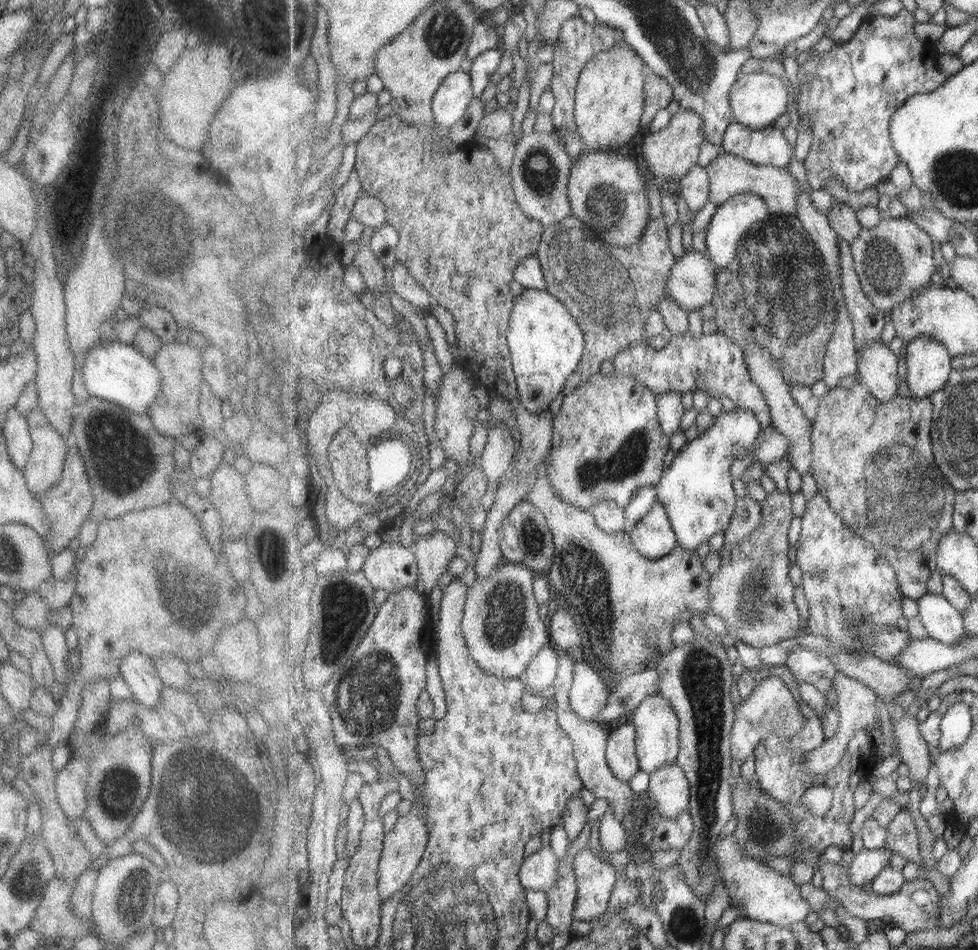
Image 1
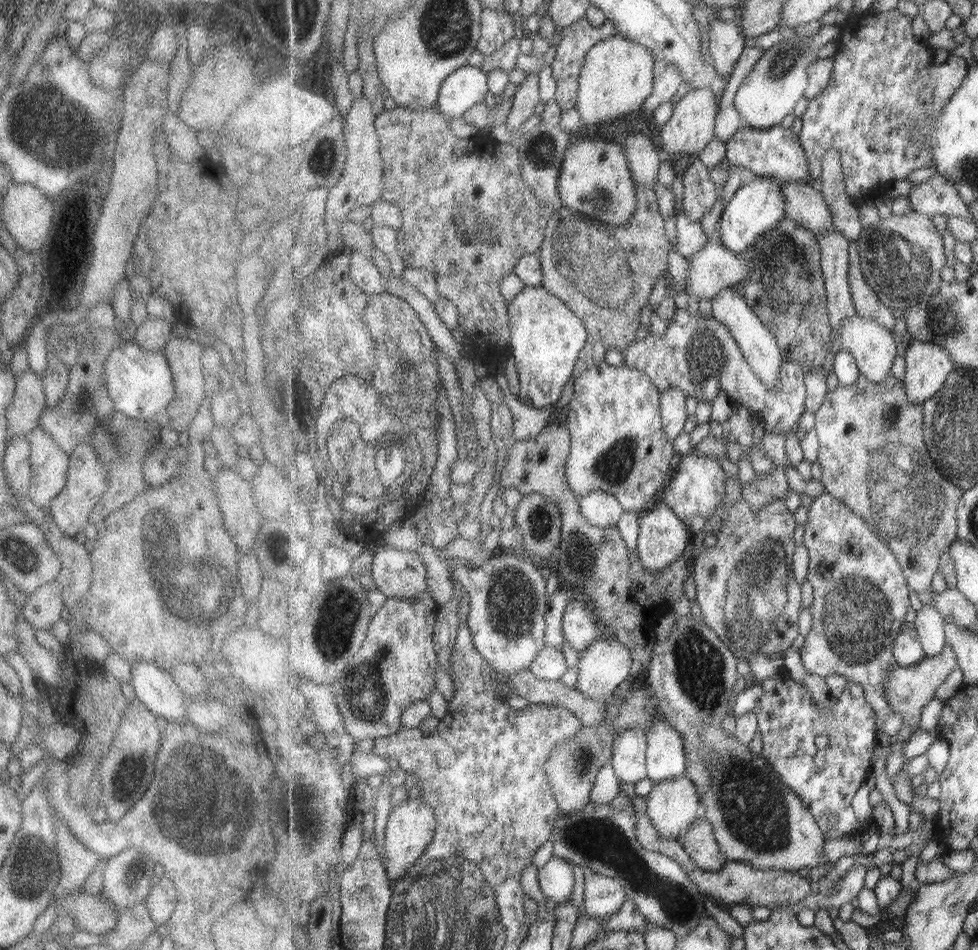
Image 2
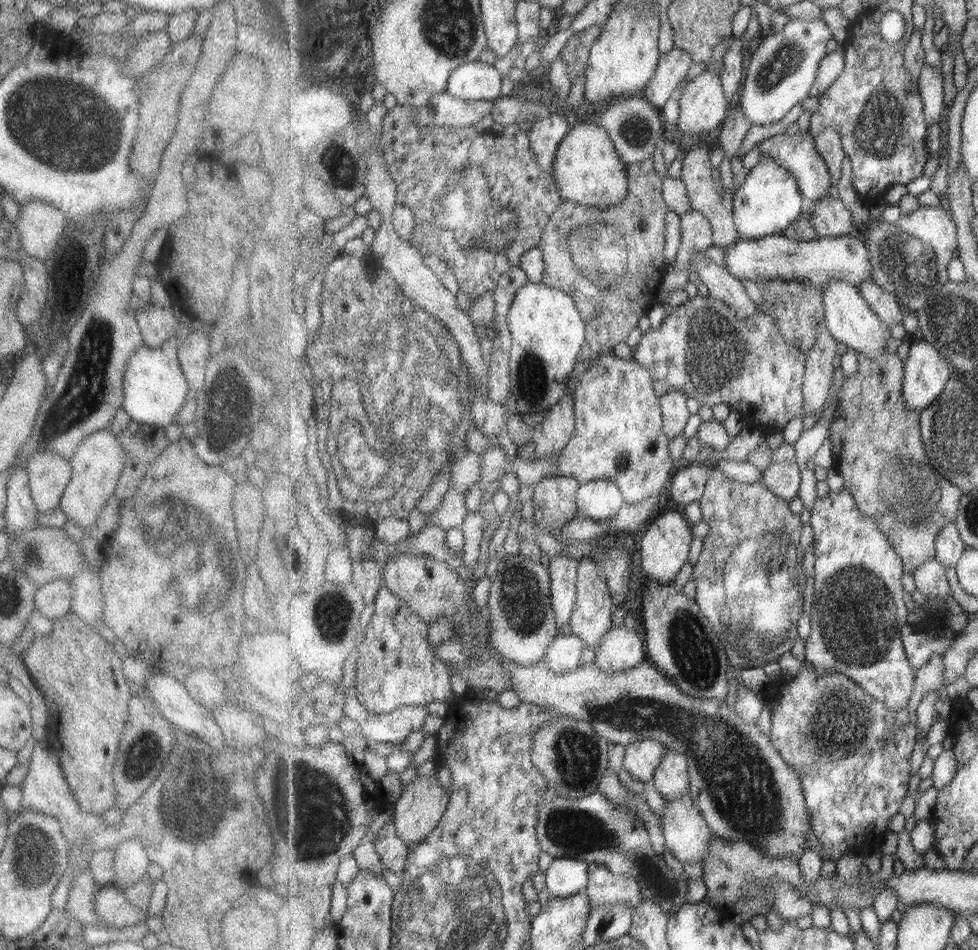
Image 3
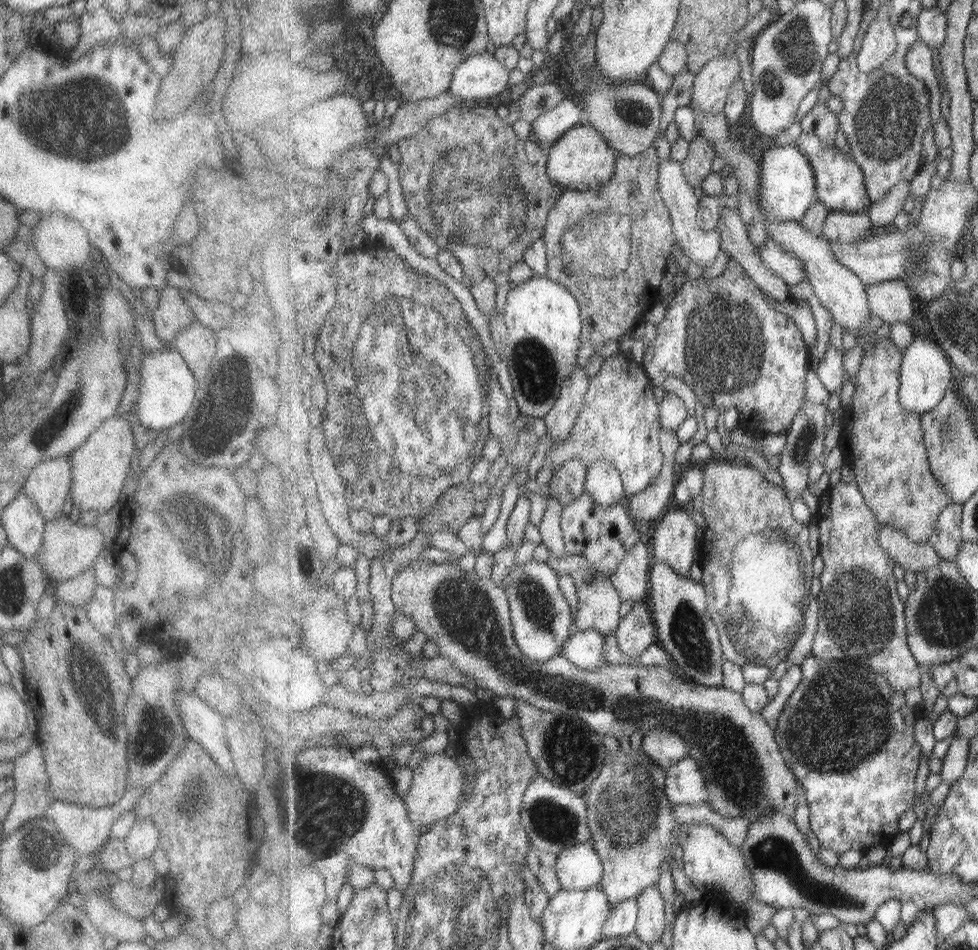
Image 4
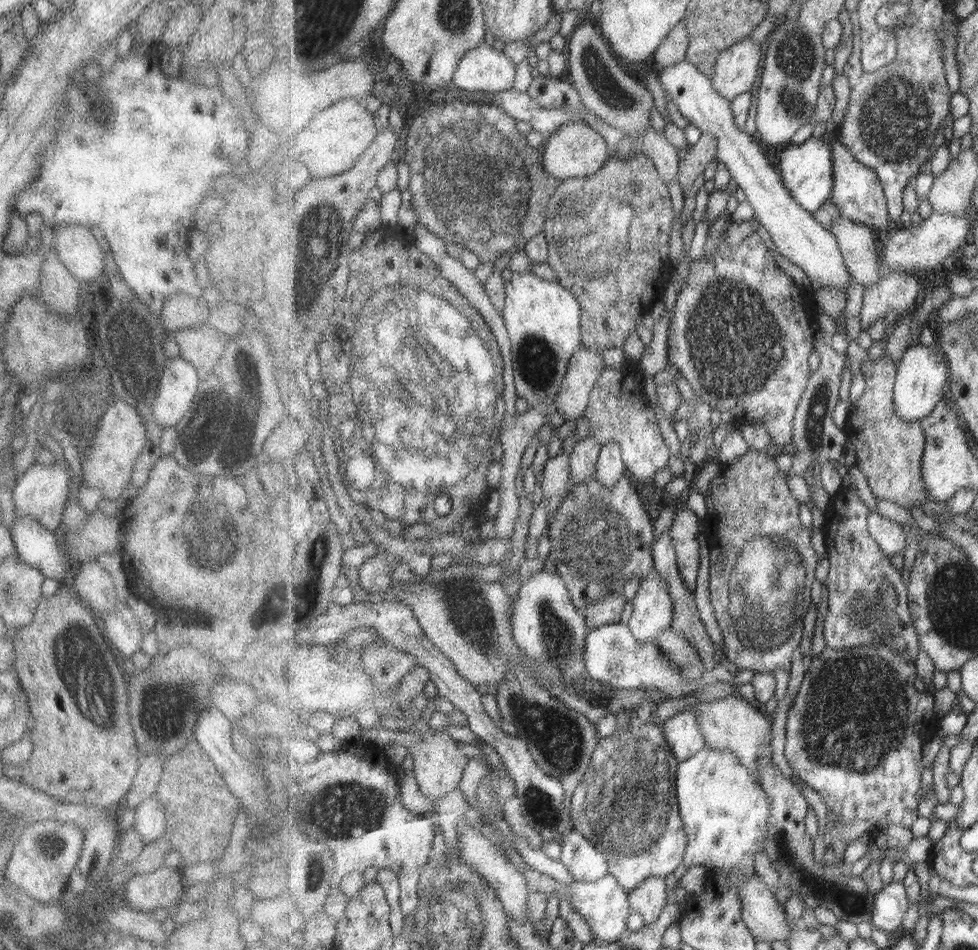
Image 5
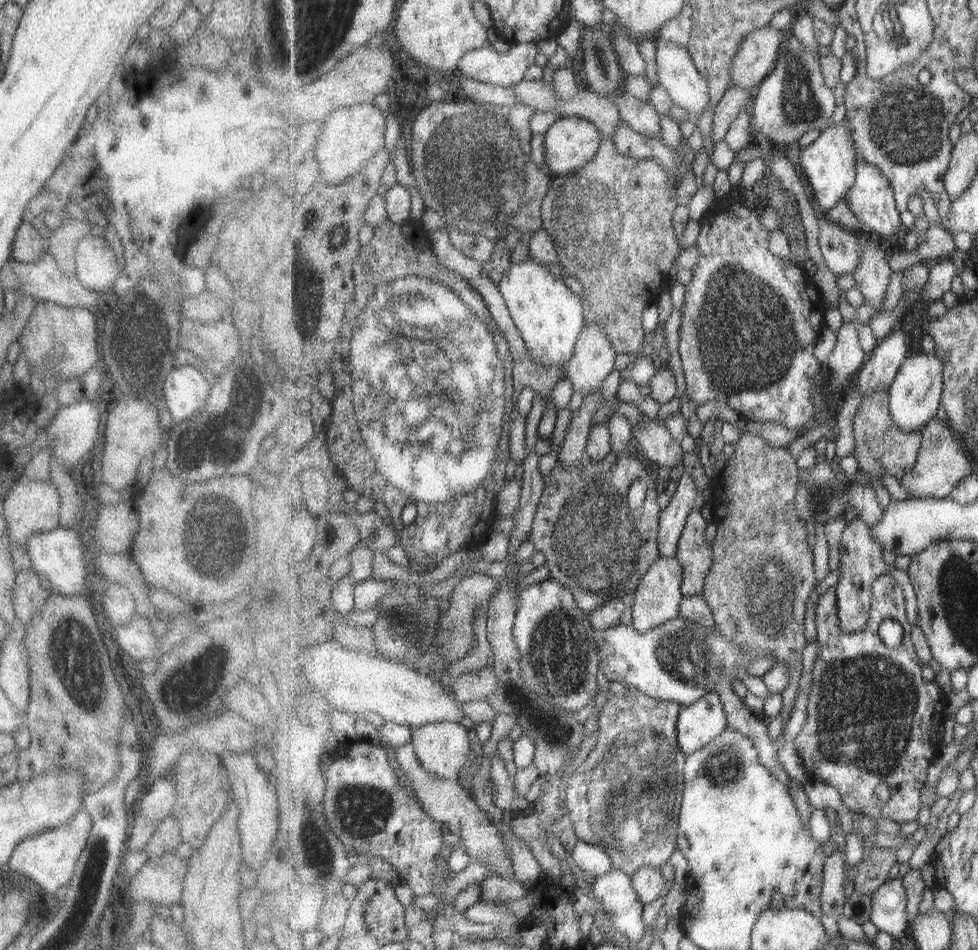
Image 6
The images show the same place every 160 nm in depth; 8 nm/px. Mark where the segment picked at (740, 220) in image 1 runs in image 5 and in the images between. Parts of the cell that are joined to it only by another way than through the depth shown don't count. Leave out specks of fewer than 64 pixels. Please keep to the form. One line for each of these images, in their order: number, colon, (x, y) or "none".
2: (758, 207)
3: (768, 201)
4: (788, 186)
5: (807, 168)

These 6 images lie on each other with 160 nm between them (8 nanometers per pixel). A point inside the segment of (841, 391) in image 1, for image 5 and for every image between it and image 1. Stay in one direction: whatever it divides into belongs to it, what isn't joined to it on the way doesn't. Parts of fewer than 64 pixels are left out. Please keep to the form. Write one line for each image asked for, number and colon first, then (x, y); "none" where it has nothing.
2: (873, 457)
3: (877, 446)
4: (884, 443)
5: (890, 449)

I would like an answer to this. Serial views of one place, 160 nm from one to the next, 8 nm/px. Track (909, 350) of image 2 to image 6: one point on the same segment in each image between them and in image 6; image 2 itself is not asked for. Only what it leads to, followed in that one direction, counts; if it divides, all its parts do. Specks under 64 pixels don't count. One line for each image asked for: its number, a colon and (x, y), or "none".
3: (927, 371)
4: (927, 373)
5: (922, 373)
6: (915, 394)

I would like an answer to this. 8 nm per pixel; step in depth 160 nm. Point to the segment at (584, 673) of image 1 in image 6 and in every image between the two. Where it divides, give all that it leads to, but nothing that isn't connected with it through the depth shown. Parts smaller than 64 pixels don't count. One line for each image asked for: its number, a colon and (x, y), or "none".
2: (604, 668)
3: (622, 648)
4: (637, 631)
5: (653, 610)
6: (659, 596)

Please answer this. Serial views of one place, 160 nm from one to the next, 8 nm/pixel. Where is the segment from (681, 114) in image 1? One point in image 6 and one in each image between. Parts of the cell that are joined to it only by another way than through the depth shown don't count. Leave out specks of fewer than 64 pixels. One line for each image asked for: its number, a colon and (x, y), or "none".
2: (693, 126)
3: (704, 105)
4: (712, 85)
5: (736, 71)
6: (755, 60)

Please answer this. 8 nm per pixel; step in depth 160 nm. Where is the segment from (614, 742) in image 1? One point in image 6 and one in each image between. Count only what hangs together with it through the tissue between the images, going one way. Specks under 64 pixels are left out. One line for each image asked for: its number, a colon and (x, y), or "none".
2: (629, 759)
3: (642, 758)
4: (665, 748)
5: (682, 731)
6: (698, 724)

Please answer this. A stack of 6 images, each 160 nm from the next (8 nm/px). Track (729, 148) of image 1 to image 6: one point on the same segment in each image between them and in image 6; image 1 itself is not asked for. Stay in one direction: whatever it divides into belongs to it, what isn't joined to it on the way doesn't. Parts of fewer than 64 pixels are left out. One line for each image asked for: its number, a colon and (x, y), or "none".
2: (777, 152)
3: (798, 153)
4: (840, 181)
5: (858, 193)
6: (872, 200)

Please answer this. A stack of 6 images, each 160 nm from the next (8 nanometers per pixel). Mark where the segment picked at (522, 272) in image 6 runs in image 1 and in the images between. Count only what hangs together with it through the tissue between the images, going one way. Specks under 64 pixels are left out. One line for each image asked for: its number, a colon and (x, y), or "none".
1: (546, 342)
2: (546, 337)
3: (548, 332)
4: (544, 321)
5: (544, 319)

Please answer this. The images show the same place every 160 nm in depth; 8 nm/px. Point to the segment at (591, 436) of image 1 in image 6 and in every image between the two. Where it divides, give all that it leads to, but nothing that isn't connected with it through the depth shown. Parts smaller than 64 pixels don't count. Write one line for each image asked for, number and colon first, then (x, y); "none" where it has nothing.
2: (620, 446)
3: (620, 435)
4: (620, 421)
5: (618, 412)
6: (651, 436)

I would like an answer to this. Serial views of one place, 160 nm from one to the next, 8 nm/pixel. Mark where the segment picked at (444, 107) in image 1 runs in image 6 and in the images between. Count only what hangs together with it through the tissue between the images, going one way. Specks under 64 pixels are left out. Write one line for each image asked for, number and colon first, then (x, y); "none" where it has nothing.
2: (466, 87)
3: (473, 81)
4: (481, 76)
5: (483, 69)
6: (487, 65)

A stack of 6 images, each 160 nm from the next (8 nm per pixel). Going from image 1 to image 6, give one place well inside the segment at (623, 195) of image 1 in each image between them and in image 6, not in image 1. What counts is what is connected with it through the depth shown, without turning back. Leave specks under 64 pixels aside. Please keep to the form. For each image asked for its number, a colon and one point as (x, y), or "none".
2: (595, 179)
3: (587, 167)
4: (582, 160)
5: (576, 151)
6: (572, 143)

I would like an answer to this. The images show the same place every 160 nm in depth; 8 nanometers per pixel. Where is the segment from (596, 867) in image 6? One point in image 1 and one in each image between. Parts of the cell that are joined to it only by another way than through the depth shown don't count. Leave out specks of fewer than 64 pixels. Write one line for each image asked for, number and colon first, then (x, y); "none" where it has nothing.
1: (539, 871)
2: (556, 877)
3: (565, 877)
4: (581, 868)
5: (579, 855)

